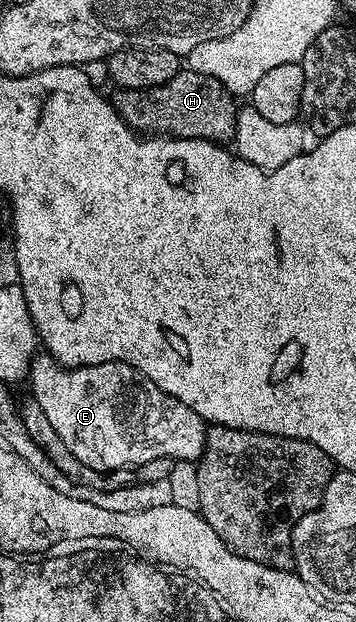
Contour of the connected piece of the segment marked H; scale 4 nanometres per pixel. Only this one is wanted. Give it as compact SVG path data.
M182 70L171 78L171 82L160 84L154 88L123 88L114 91L111 103L117 113L125 119L125 125L138 134L164 134L174 140L191 138L192 140L211 140L214 142L229 142L233 139L235 118L239 107L238 101L233 101L233 92L221 85L220 80L207 74L199 74Z

